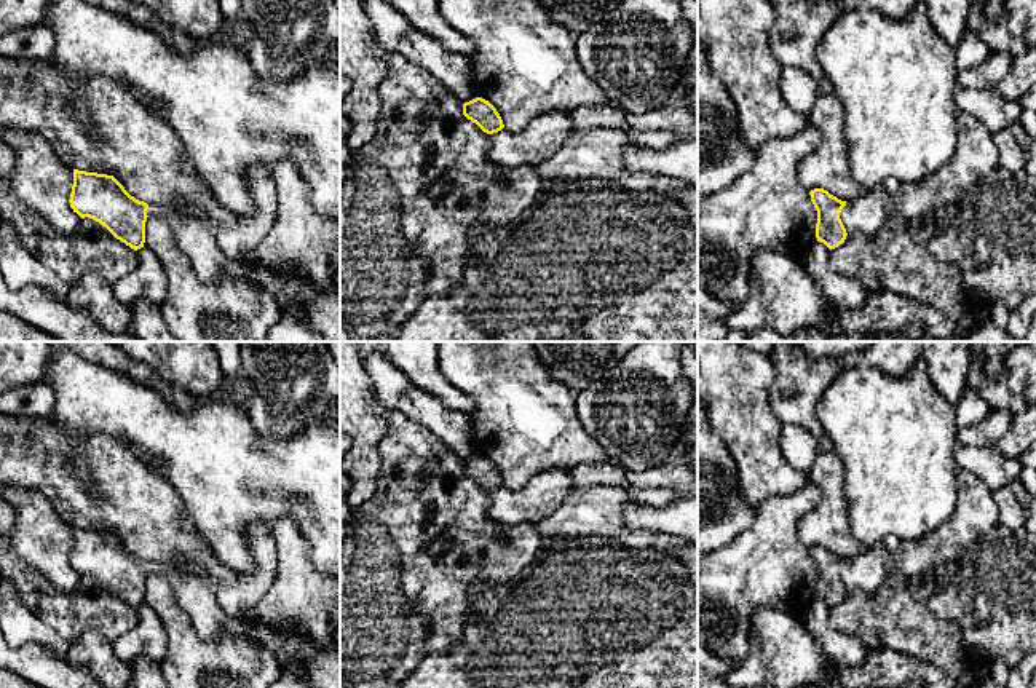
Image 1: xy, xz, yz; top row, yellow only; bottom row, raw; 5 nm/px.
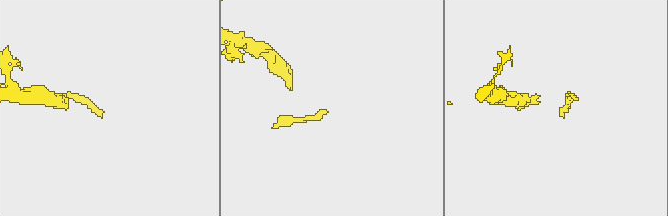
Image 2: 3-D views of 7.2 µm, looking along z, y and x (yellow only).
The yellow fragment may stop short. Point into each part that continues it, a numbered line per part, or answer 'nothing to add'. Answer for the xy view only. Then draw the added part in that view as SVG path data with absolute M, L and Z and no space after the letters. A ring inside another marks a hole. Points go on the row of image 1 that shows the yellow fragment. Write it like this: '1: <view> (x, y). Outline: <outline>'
nothing to add

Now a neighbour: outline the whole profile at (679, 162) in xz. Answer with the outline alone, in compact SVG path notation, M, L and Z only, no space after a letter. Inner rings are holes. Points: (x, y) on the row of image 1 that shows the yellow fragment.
M698 134L682 136L667 148L631 144L624 148L627 171L645 171L698 187Z

